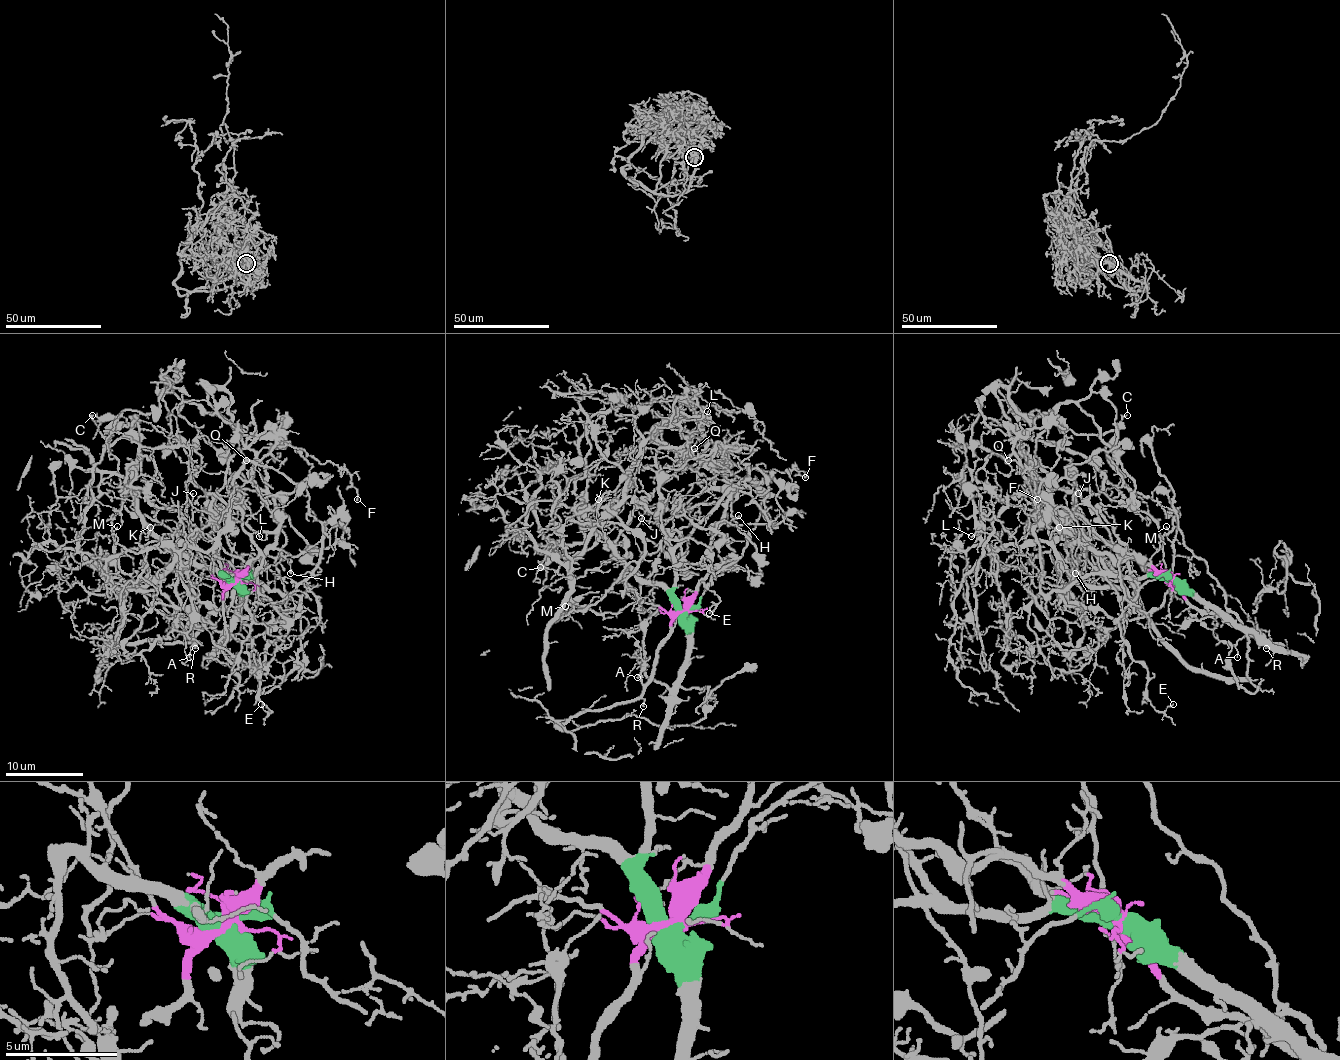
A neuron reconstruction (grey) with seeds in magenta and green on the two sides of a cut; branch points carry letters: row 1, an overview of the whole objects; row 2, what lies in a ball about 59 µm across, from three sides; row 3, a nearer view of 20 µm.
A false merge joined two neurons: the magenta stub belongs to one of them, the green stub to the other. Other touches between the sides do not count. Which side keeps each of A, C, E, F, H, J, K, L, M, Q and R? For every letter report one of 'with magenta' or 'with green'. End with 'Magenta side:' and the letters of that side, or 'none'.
A: with magenta
C: with magenta
E: with green
F: with magenta
H: with magenta
J: with green
K: with green
L: with green
M: with green
Q: with magenta
R: with magenta
Magenta side: A, C, F, H, Q, R

